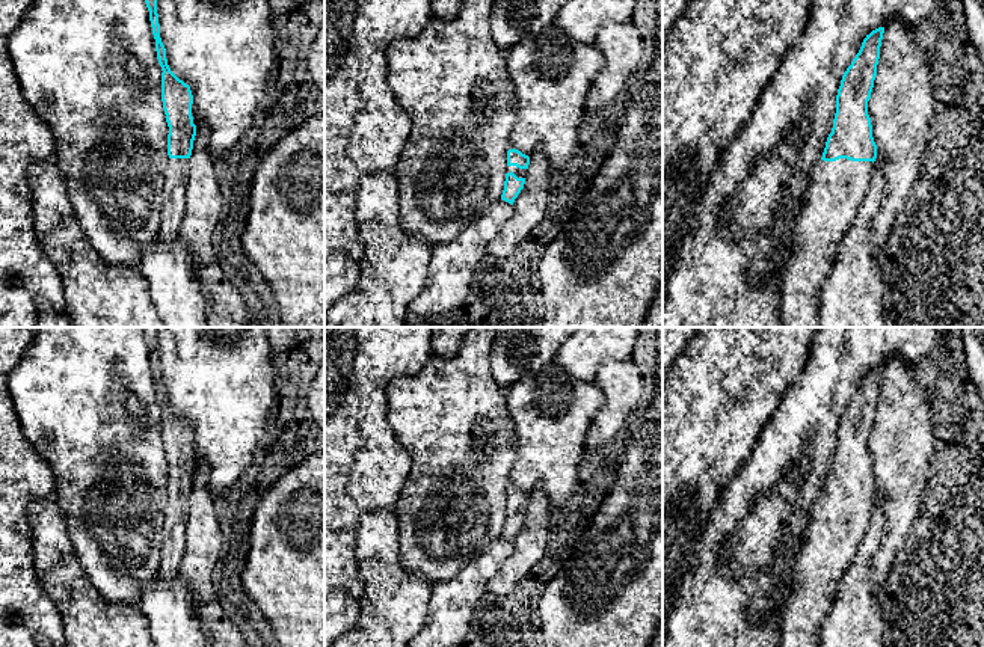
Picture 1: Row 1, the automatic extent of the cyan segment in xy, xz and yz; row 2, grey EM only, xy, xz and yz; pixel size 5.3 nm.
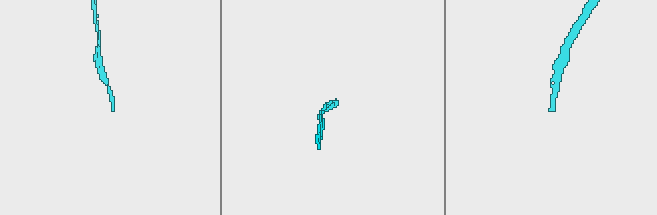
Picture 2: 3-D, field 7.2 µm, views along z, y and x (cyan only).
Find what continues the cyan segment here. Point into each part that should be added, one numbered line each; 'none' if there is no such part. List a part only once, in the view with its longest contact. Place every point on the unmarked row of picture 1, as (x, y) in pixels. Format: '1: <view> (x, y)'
1: yz (838, 525)

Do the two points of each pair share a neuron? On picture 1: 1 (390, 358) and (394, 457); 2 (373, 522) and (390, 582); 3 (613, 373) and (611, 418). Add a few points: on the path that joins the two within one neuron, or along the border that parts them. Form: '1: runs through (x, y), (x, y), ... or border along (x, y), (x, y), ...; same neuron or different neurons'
1: runs through (370, 382), (372, 433); same neuron
2: runs through (376, 537), (376, 549), (382, 557), (382, 567); same neuron
3: runs through (613, 383), (613, 407); same neuron

